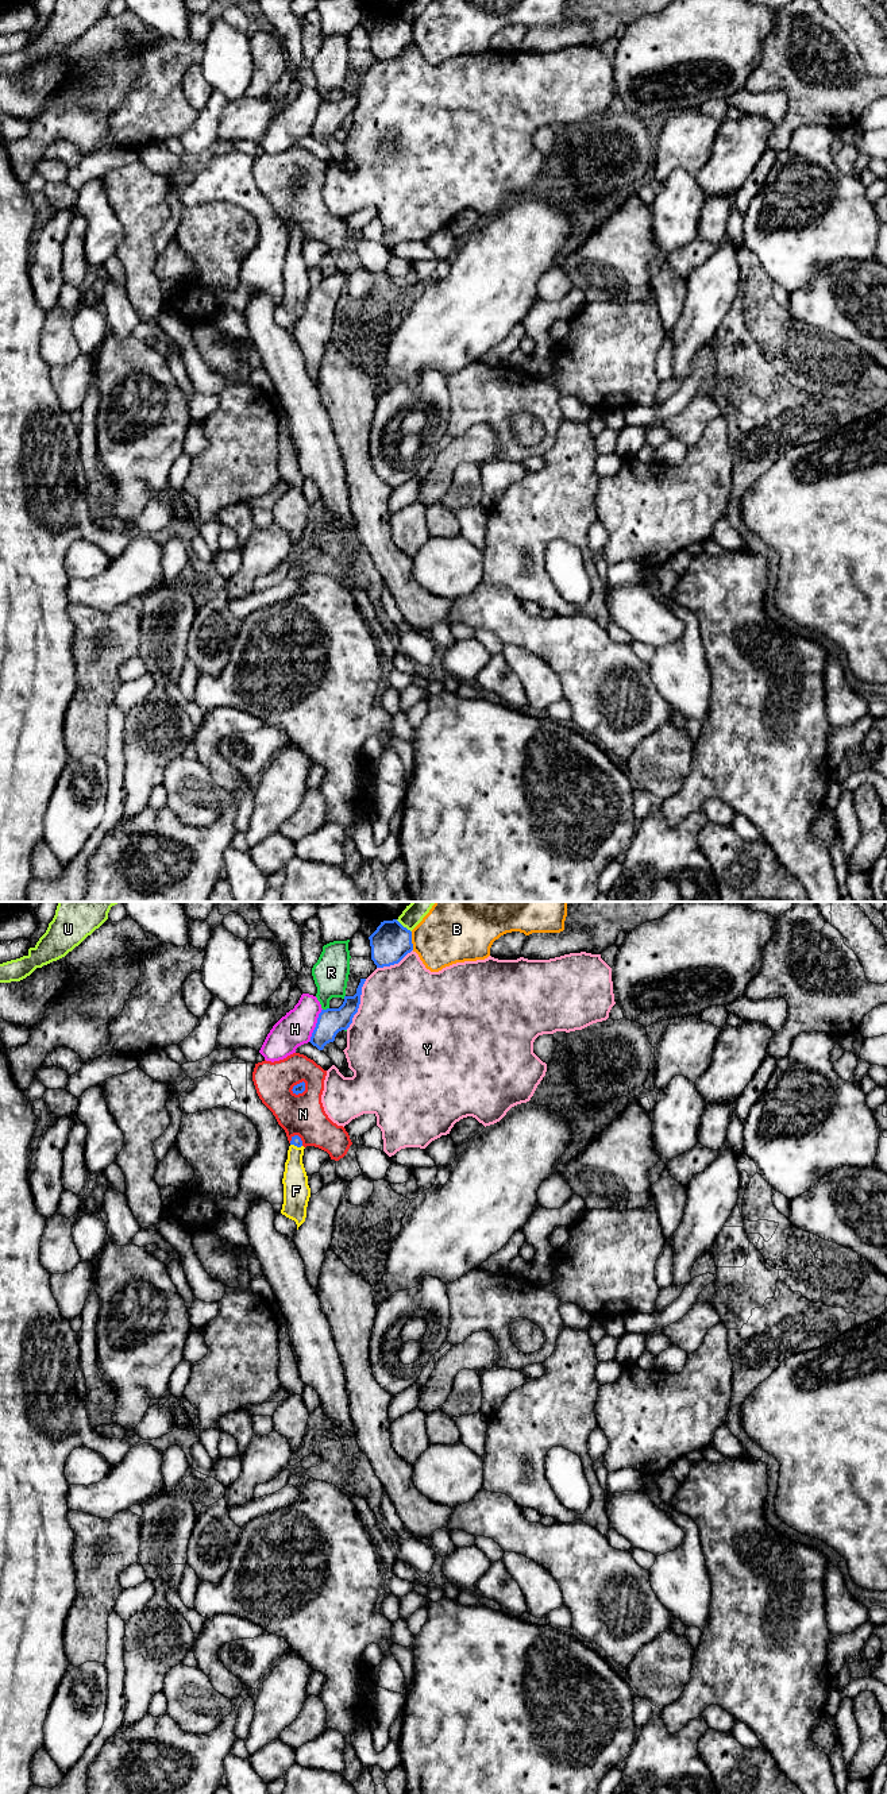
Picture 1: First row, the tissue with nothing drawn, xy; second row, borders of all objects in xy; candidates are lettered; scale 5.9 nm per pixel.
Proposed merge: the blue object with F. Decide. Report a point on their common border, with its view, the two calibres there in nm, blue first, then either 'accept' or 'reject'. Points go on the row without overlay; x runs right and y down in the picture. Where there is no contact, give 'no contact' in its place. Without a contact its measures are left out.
contact xy (296, 238); calibres 60 and 150 nm; accept

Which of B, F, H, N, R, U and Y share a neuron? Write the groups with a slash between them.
B / F / H / N / R / U / Y

